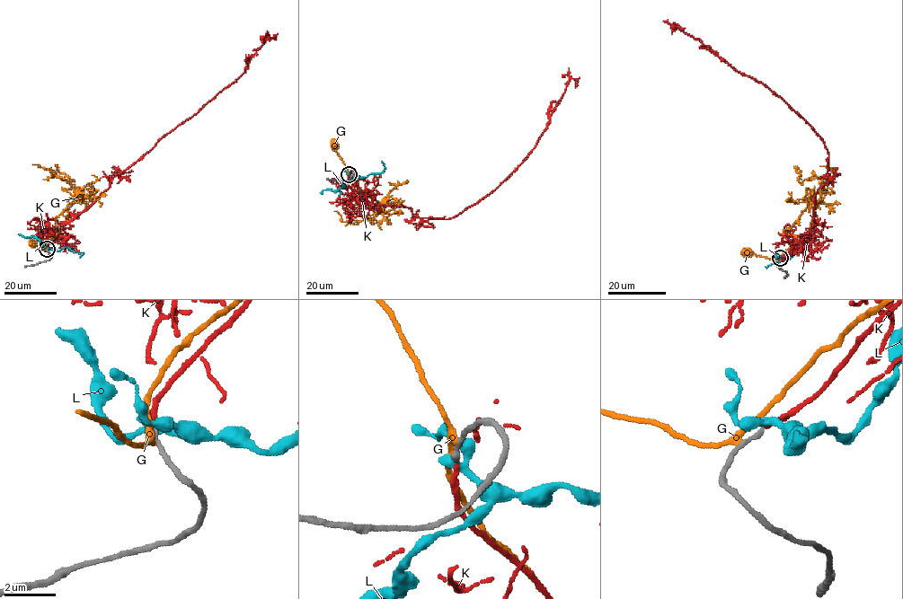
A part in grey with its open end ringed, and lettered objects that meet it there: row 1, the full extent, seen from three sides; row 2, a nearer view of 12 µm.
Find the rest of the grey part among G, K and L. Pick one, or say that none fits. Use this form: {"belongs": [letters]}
{"belongs": ["K"]}

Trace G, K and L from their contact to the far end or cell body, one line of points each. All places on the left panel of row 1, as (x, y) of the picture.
G: (47, 251), (32, 242)
K: (47, 249), (62, 227), (84, 211), (114, 176), (236, 80), (264, 42), (266, 34), (262, 43)
L: (47, 249), (59, 251), (66, 247), (82, 253), (80, 257)

